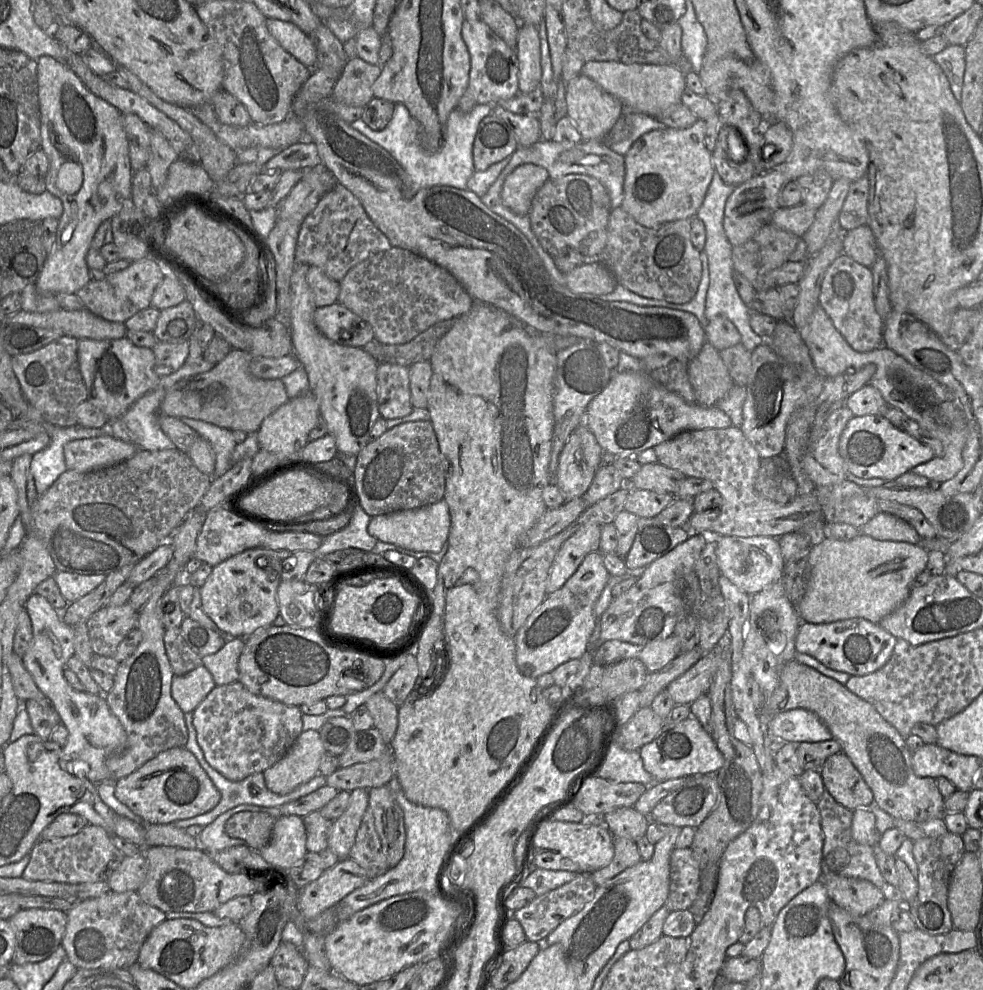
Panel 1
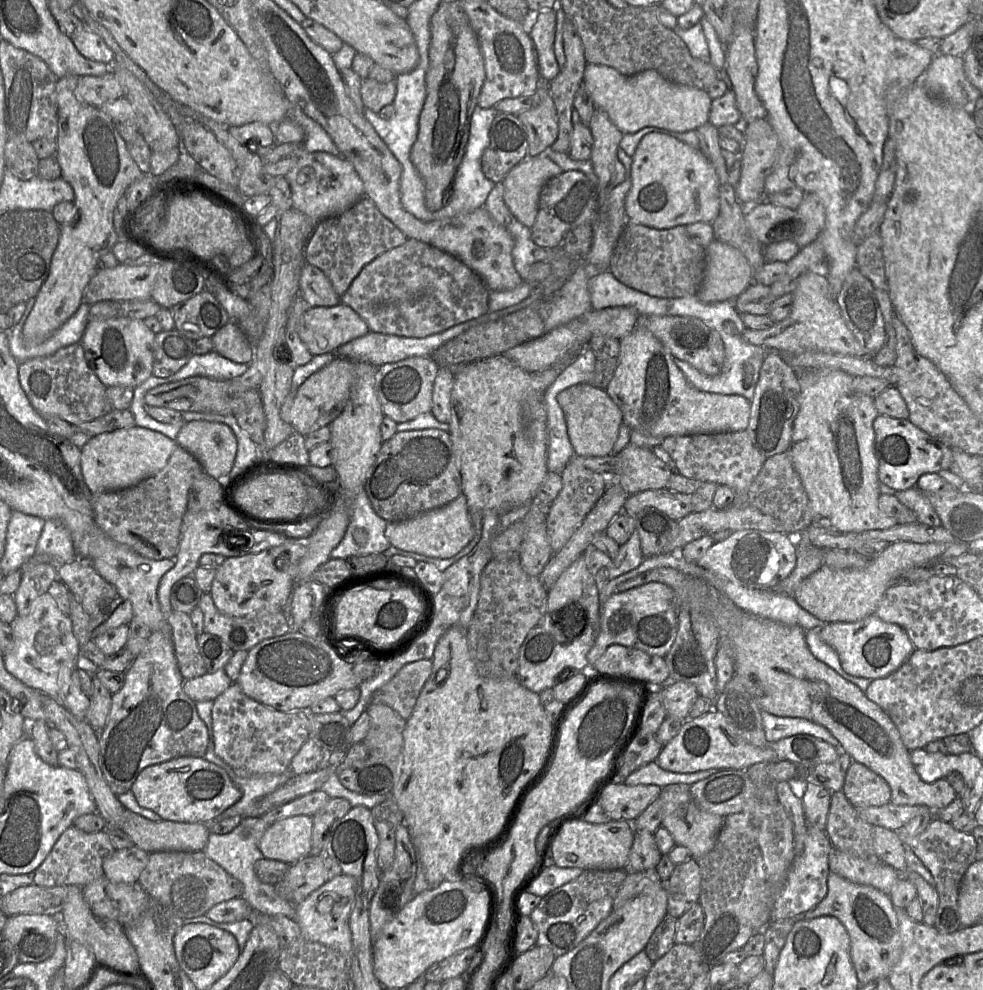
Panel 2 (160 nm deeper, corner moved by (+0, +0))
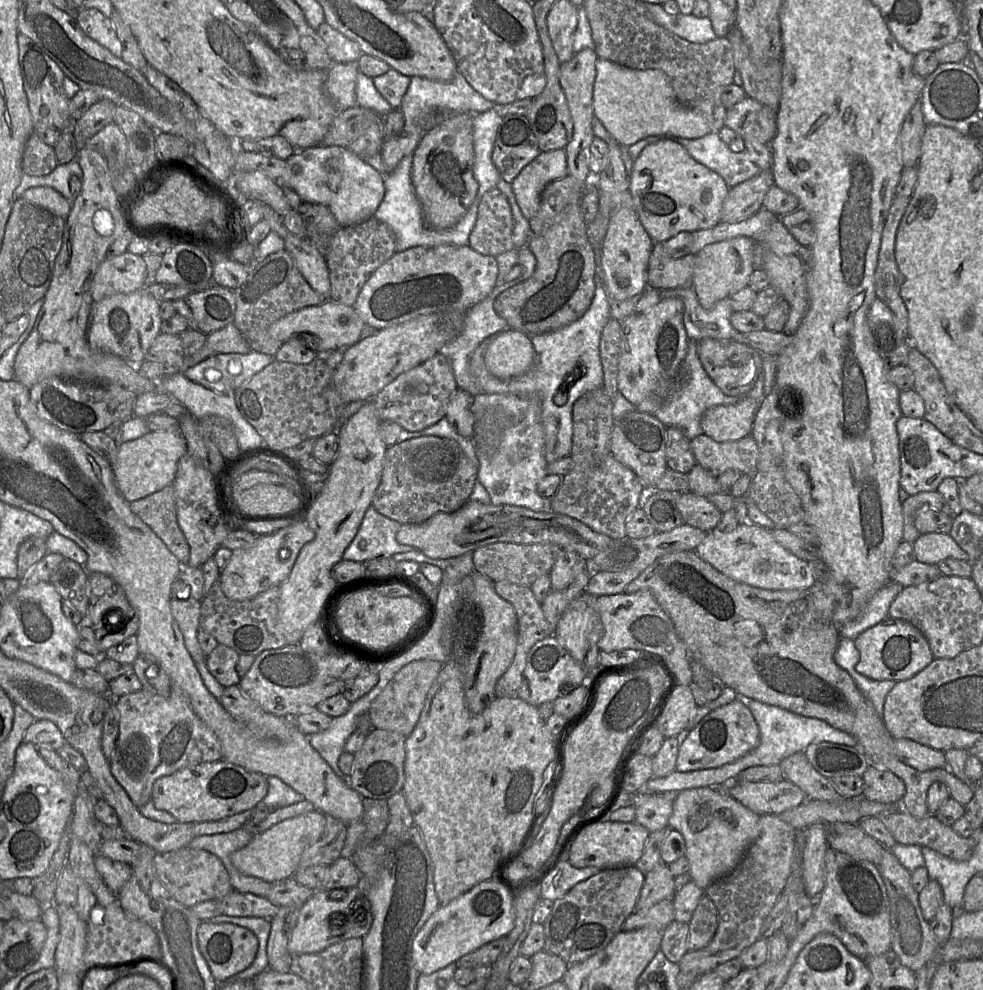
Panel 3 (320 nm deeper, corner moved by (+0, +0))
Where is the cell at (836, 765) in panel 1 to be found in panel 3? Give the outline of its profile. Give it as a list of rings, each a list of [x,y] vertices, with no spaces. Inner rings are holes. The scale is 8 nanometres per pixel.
[[[871,765],[862,775],[864,798],[882,803],[900,803],[906,787],[901,778],[888,769]]]

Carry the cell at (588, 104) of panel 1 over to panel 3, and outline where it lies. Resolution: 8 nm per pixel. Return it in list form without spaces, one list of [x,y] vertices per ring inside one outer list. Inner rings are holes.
[[[623,206],[611,216],[601,245],[601,268],[611,301],[624,301],[642,295],[648,286],[648,263],[654,241],[641,225],[633,206]]]

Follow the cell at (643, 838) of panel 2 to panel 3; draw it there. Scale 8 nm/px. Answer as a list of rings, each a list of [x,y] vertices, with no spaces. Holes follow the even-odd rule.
[[[666,863],[660,864],[645,874],[645,881],[635,910],[649,908],[663,900],[674,899],[674,877]]]

